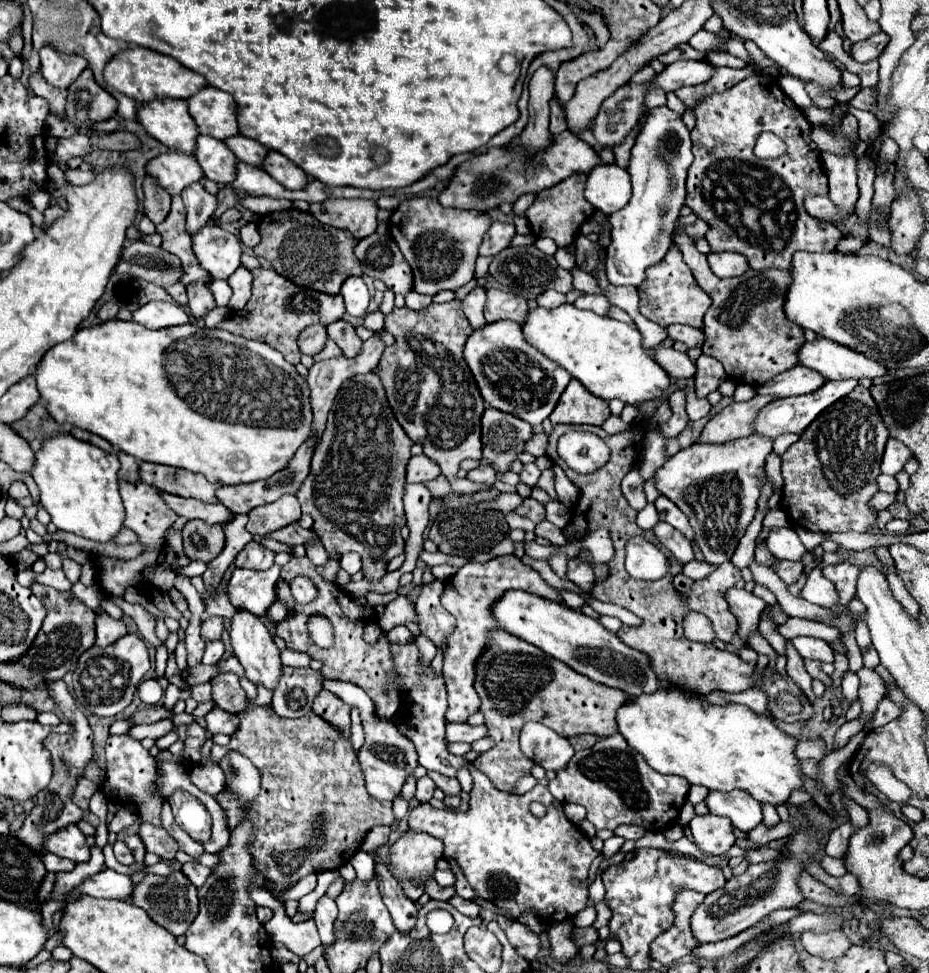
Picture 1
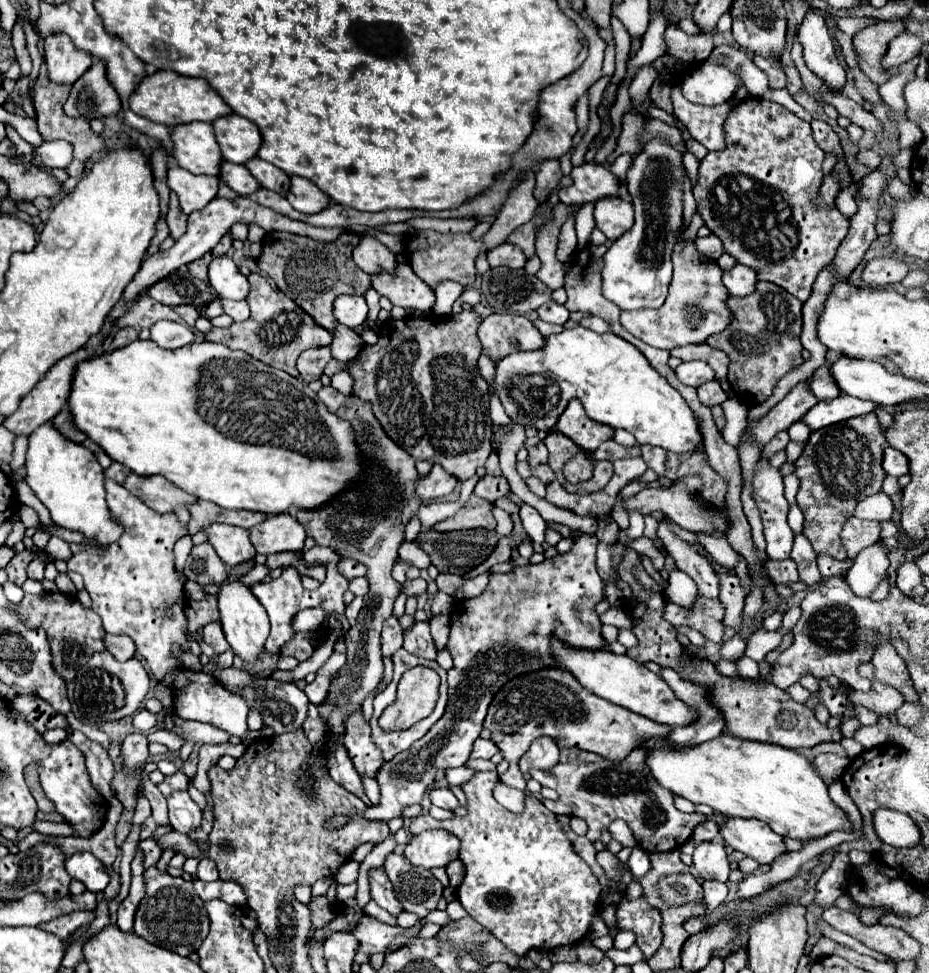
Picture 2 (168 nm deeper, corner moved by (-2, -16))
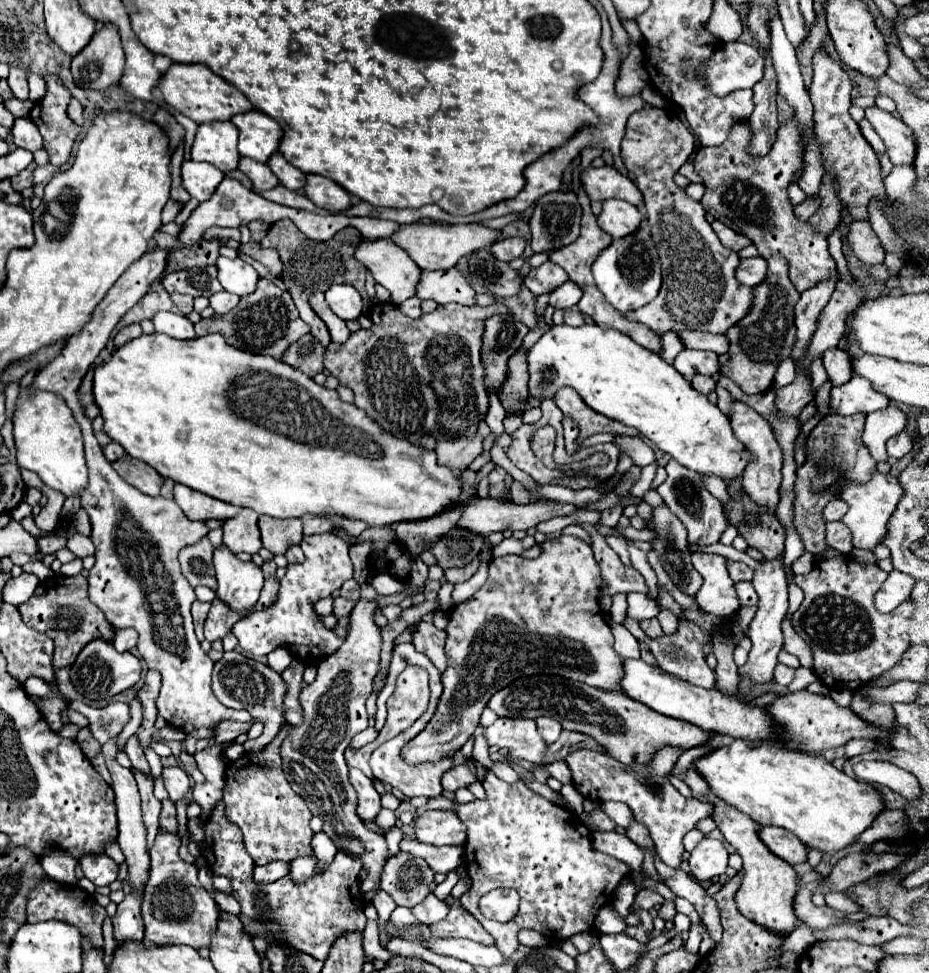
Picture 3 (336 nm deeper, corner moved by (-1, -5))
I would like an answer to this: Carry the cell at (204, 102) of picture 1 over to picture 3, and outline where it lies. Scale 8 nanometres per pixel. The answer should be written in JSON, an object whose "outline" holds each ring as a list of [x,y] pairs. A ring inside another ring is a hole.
{"outline":[[[248,111],[232,117],[232,123],[240,129],[240,155],[266,163],[272,153],[278,153],[282,139],[282,127],[262,111]]]}

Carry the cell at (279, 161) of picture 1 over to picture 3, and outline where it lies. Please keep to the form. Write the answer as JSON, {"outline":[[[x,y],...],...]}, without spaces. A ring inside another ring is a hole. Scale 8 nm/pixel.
{"outline":[[[308,175],[308,185],[304,187],[306,197],[316,203],[318,207],[330,211],[330,213],[340,213],[352,207],[352,195],[340,187],[338,183],[332,183],[328,177],[320,175]]]}

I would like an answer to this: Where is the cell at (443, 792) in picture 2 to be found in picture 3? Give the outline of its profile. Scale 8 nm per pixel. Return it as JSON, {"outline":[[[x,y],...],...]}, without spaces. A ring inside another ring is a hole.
{"outline":[[[470,759],[470,761],[462,763],[462,765],[452,767],[448,773],[444,773],[442,787],[448,789],[448,791],[458,791],[462,787],[468,787],[470,783],[480,781],[480,777],[484,777],[484,773],[486,773],[486,767],[480,765],[478,761]]]}

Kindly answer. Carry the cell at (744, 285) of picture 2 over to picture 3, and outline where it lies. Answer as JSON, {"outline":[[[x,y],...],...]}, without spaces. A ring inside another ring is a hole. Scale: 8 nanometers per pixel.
{"outline":[[[752,257],[752,259],[742,259],[738,269],[736,269],[736,277],[740,283],[748,285],[748,287],[756,287],[760,285],[760,281],[764,281],[768,269],[766,269],[766,261],[762,257]]]}

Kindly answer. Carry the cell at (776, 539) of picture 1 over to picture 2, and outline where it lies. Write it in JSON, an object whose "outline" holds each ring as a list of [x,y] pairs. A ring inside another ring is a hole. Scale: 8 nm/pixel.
{"outline":[[[765,460],[757,462],[757,472],[753,478],[753,498],[757,502],[765,528],[767,556],[771,560],[791,558],[795,534],[787,524],[789,504],[783,496],[783,478],[779,470],[771,468]]]}

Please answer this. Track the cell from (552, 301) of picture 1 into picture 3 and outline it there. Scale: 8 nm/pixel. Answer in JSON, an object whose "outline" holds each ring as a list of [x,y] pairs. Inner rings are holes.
{"outline":[[[566,281],[556,291],[550,293],[550,305],[566,311],[572,309],[580,301],[580,297],[582,297],[582,289],[574,281]]]}

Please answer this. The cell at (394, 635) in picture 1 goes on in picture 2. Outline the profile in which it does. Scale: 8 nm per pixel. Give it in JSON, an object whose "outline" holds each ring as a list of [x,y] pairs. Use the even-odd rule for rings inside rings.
{"outline":[[[389,616],[383,622],[383,630],[381,630],[381,652],[383,656],[391,656],[395,654],[403,644],[403,628],[399,626],[395,616]]]}

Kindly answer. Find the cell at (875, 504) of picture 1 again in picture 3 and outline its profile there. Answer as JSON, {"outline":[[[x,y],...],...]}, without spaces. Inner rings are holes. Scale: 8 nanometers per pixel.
{"outline":[[[832,521],[826,523],[826,537],[828,545],[840,553],[850,553],[852,551],[852,541],[850,541],[850,529],[842,521]]]}

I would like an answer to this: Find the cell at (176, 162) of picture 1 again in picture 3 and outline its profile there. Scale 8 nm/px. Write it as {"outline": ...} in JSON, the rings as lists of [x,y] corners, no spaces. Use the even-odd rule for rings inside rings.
{"outline":[[[184,161],[182,165],[184,187],[198,201],[208,201],[222,179],[224,179],[224,173],[214,165],[196,163],[196,161]]]}

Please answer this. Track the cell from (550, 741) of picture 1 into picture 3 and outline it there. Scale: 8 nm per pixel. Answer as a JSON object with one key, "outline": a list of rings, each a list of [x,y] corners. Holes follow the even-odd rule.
{"outline":[[[538,717],[536,723],[538,723],[538,731],[540,731],[542,739],[544,739],[548,745],[558,739],[562,727],[560,727],[560,723],[556,723],[556,719],[552,719],[552,717]]]}

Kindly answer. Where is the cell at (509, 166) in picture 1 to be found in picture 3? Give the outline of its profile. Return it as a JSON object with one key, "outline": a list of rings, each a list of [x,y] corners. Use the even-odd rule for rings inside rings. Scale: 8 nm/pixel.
{"outline":[[[588,167],[582,173],[582,183],[584,189],[588,193],[588,197],[592,201],[606,201],[606,199],[624,199],[632,205],[640,205],[642,203],[642,193],[638,191],[638,187],[634,185],[634,181],[630,181],[628,177],[620,175],[614,167]]]}

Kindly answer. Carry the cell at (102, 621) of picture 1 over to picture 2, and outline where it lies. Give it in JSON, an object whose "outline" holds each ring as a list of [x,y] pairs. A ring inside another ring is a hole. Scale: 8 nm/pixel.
{"outline":[[[105,634],[105,648],[119,660],[125,662],[135,656],[135,644],[129,636],[117,636],[117,634]]]}

